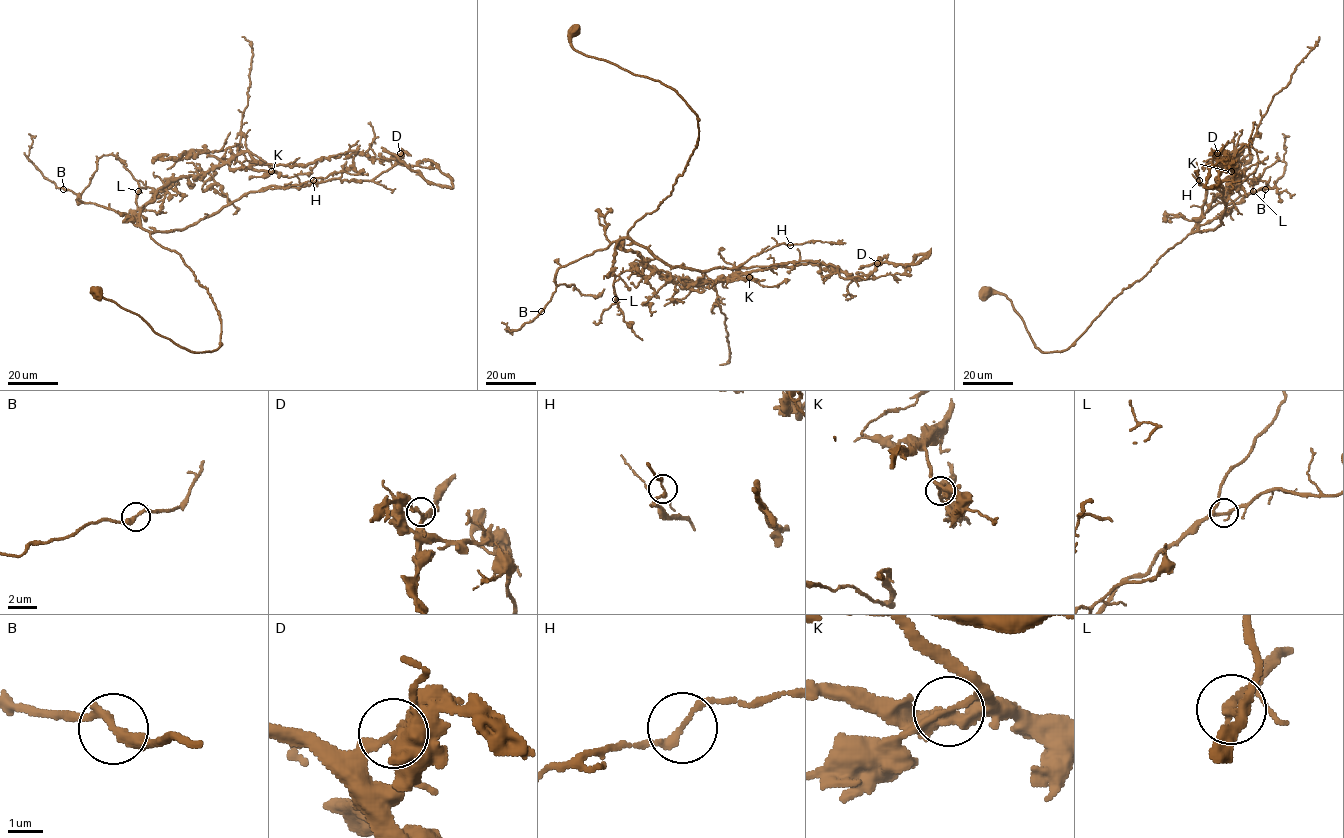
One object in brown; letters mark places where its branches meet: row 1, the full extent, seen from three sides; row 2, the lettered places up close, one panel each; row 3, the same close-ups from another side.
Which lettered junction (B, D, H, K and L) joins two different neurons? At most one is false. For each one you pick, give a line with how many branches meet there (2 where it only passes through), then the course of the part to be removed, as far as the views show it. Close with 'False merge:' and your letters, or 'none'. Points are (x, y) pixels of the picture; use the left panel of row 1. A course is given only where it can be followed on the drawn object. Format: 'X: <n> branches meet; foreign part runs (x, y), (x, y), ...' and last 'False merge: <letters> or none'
D: 2 branches meet; foreign part runs (400, 153), (398, 158), (426, 180), (452, 187), (452, 180), (432, 162), (423, 160)
False merge: D

